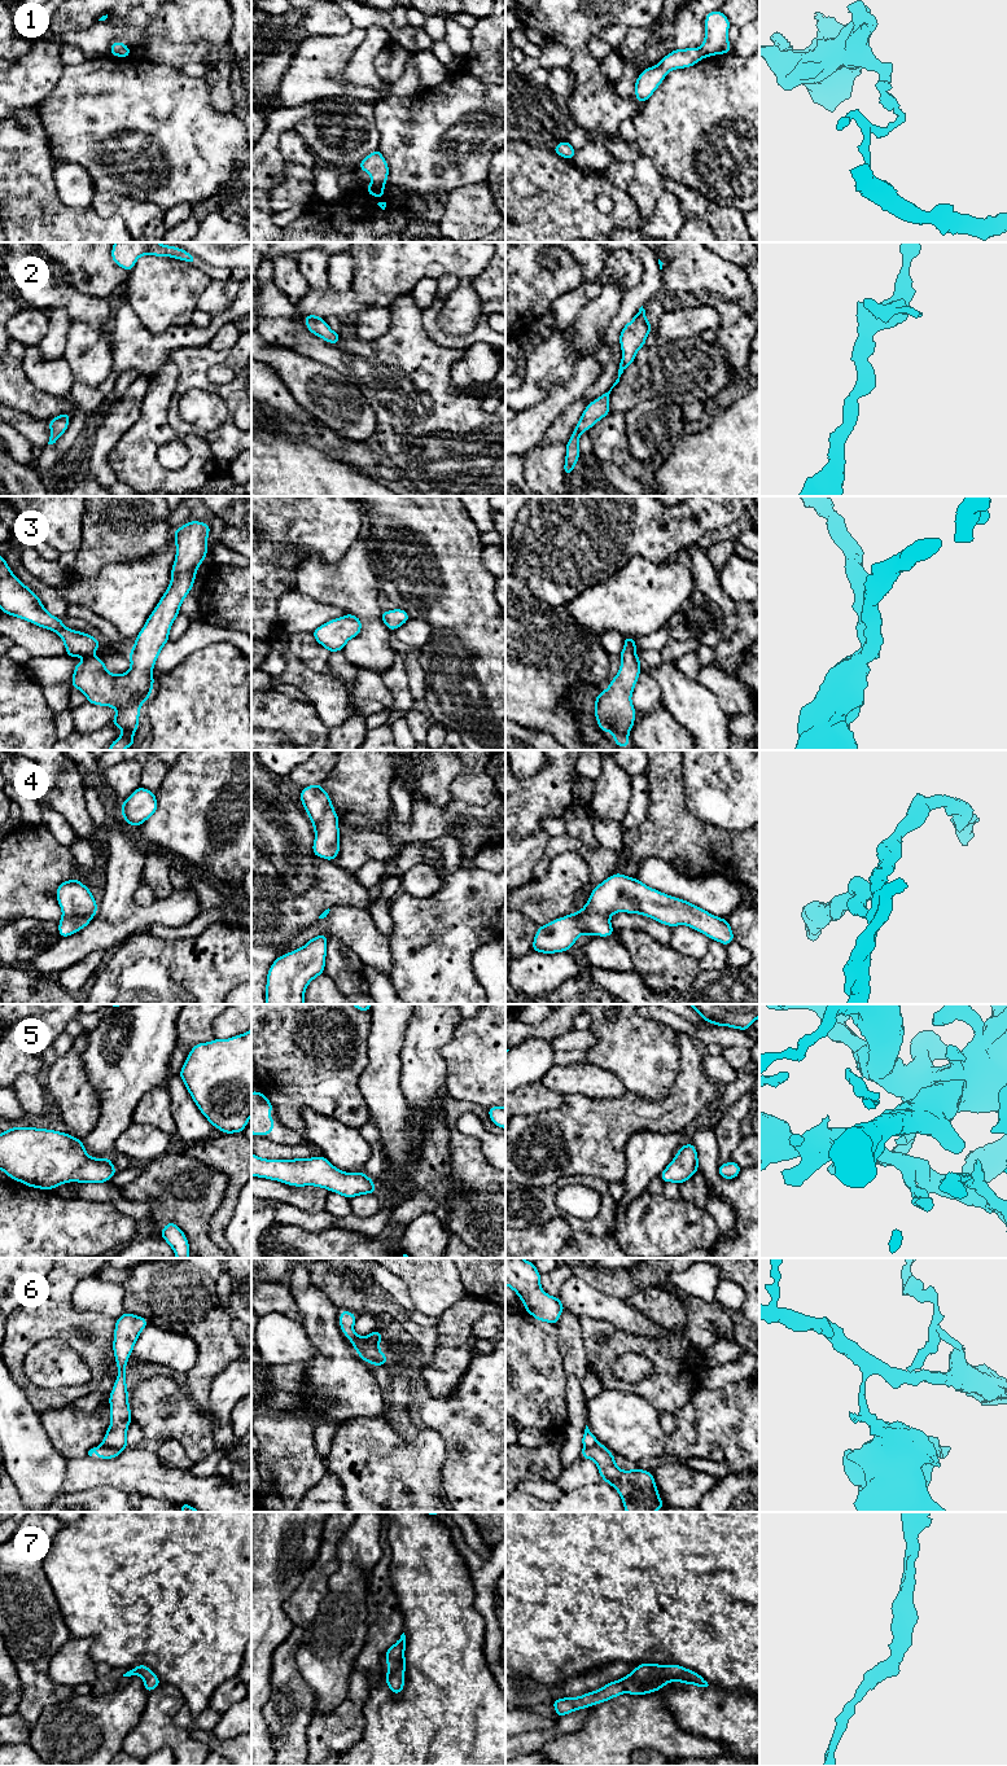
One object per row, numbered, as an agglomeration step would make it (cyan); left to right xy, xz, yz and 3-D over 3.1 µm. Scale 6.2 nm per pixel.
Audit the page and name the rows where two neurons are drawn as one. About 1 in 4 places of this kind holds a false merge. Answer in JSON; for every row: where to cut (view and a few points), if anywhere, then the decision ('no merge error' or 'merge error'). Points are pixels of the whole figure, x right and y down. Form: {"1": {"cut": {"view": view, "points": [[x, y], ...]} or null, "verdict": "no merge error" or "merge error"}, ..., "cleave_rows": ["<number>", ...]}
{"1": {"cut": {"view": "xz", "points": [[373, 182], [384, 185]]}, "verdict": "merge error"}, "2": {"cut": null, "verdict": "no merge error"}, "3": {"cut": null, "verdict": "no merge error"}, "4": {"cut": null, "verdict": "no merge error"}, "5": {"cut": null, "verdict": "no merge error"}, "6": {"cut": {"view": "xy", "points": [[101, 1445], [121, 1451]]}, "verdict": "merge error"}, "7": {"cut": null, "verdict": "no merge error"}, "cleave_rows": ["1", "6"]}

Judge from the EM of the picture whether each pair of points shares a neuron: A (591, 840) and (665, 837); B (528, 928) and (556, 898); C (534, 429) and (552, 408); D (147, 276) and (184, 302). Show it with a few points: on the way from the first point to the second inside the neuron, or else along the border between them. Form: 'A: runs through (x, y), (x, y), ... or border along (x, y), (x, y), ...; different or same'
A: border along (570, 836), (589, 848), (599, 846); different
B: border along (519, 910), (538, 927); different
C: runs through (537, 424), (547, 413); same
D: runs through (156, 285), (175, 302); same

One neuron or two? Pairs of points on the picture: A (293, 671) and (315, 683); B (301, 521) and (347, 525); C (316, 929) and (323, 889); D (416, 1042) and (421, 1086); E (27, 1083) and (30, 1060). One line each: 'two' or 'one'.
A: one
B: one
C: two
D: one
E: two

